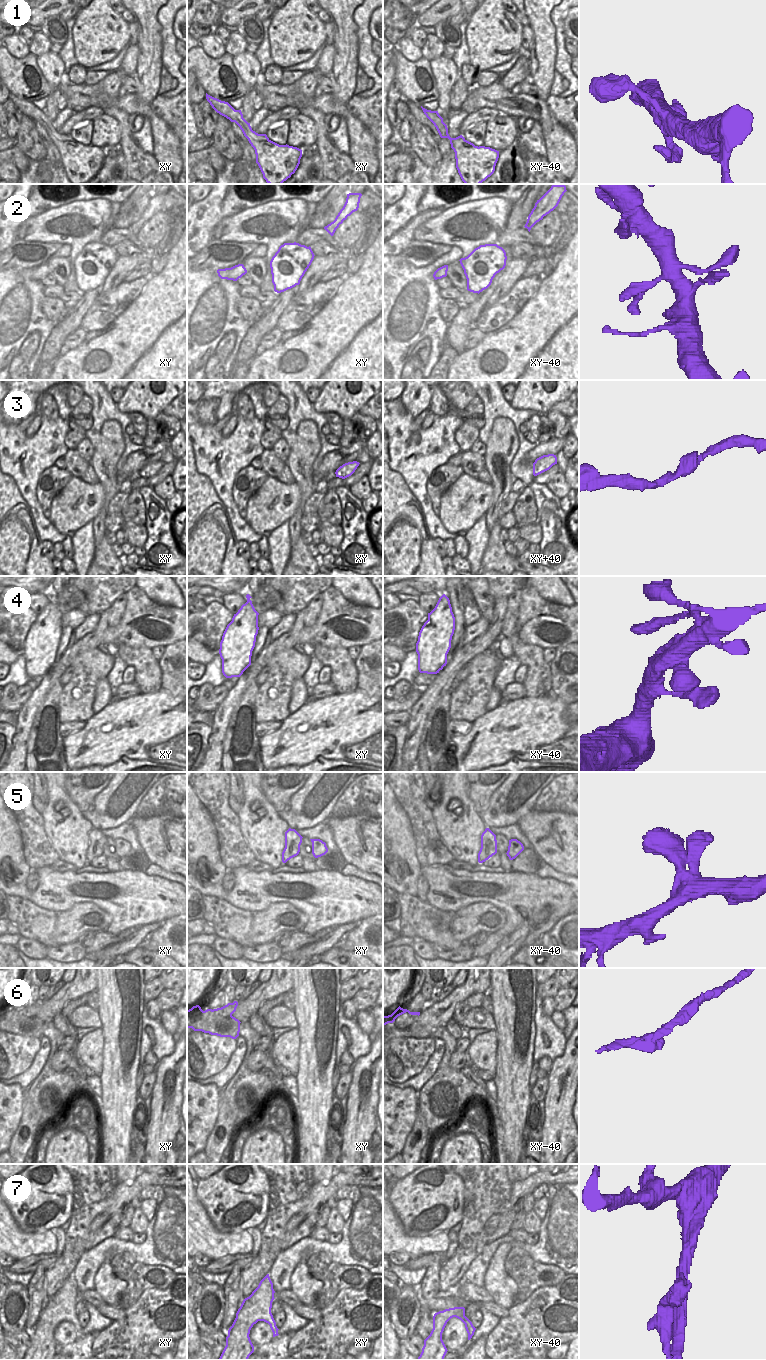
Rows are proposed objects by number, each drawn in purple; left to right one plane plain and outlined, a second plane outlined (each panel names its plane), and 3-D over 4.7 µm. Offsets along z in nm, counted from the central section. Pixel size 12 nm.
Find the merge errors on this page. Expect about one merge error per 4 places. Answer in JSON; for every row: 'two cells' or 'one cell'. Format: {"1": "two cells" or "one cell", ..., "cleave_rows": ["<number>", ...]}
{"1": "one cell", "2": "one cell", "3": "one cell", "4": "one cell", "5": "one cell", "6": "two cells", "7": "one cell", "cleave_rows": ["6"]}

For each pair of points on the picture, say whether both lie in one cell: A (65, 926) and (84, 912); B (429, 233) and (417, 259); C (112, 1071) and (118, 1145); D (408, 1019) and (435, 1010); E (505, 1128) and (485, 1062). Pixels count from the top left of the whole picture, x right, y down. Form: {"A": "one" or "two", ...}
{"A": "one", "B": "two", "C": "one", "D": "two", "E": "two"}

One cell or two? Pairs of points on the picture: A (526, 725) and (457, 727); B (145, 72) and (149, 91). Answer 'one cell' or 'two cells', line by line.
A: two cells
B: one cell

